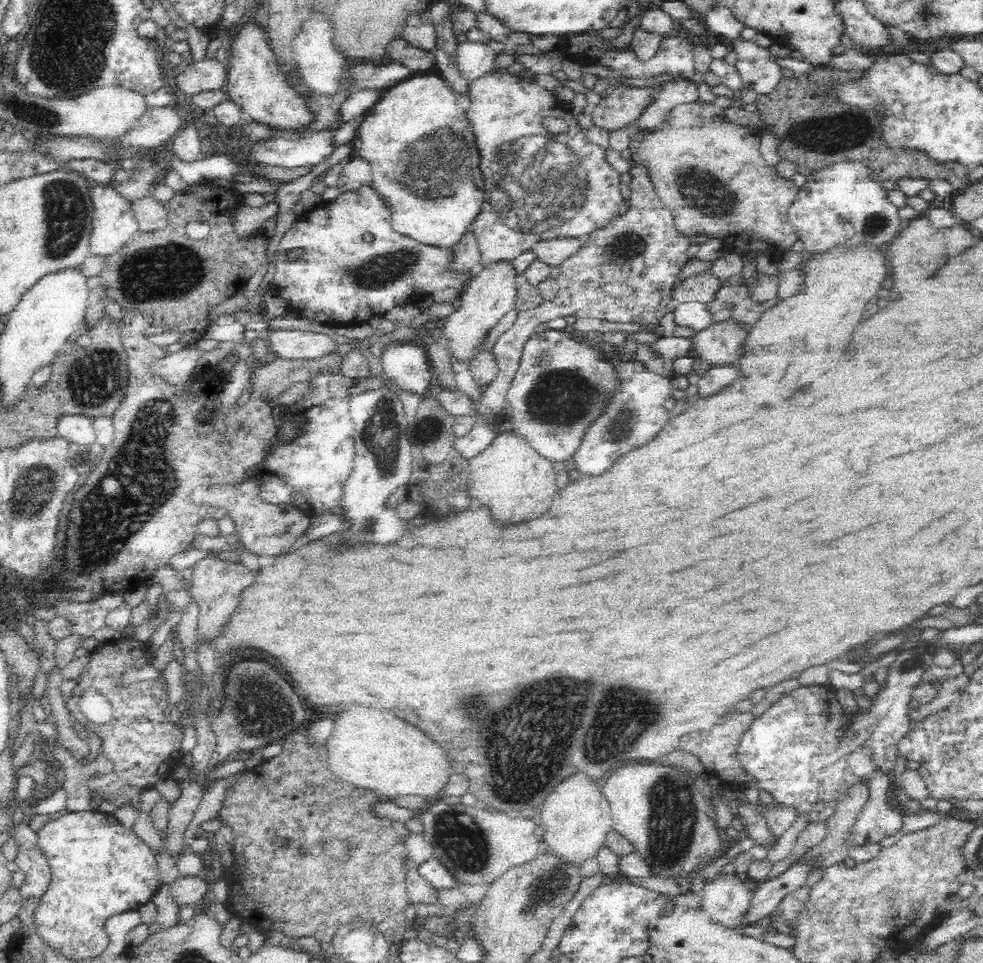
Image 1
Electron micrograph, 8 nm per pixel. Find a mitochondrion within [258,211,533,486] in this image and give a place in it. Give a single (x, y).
(384, 270)

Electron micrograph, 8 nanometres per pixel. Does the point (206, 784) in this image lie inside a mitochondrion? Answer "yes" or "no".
no

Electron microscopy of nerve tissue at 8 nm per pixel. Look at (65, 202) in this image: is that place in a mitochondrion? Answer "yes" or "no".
yes

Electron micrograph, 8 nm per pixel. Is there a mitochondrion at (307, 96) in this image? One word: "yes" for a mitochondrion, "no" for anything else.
no

